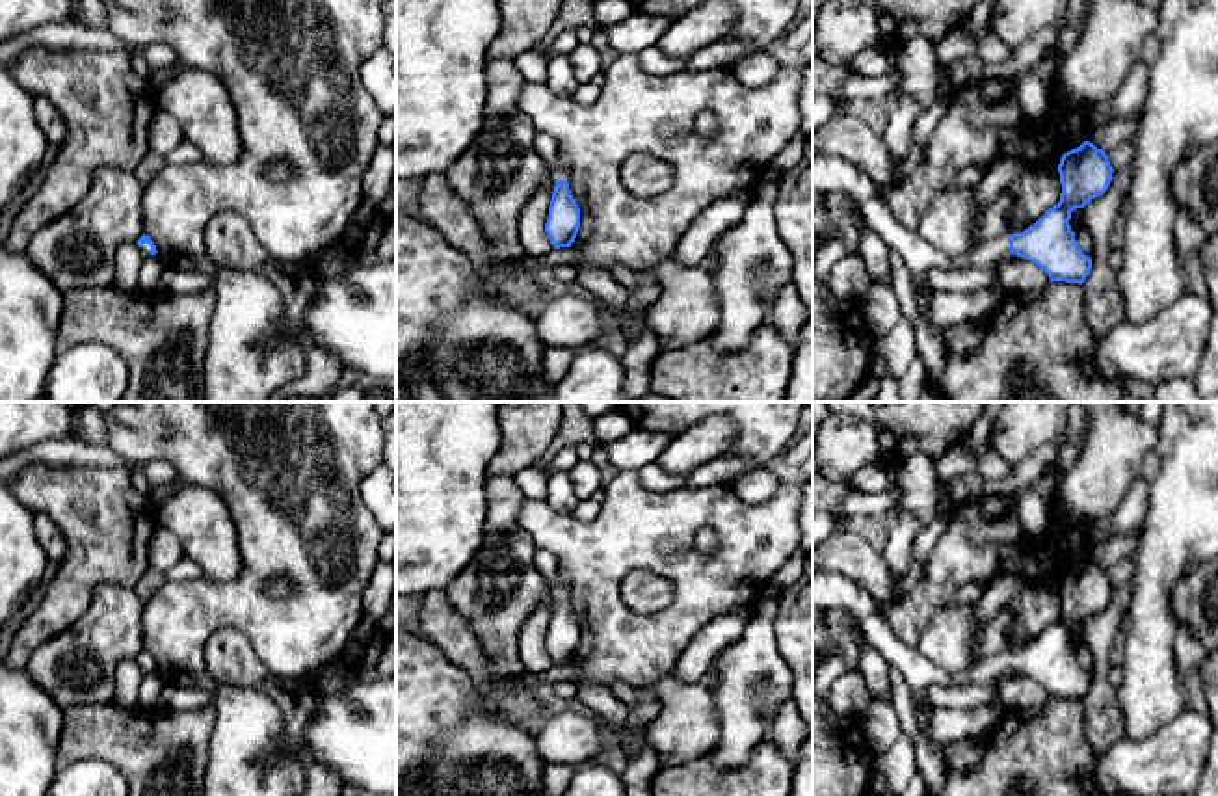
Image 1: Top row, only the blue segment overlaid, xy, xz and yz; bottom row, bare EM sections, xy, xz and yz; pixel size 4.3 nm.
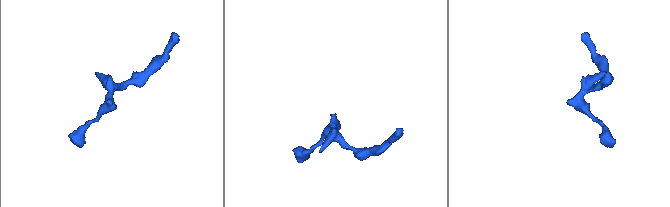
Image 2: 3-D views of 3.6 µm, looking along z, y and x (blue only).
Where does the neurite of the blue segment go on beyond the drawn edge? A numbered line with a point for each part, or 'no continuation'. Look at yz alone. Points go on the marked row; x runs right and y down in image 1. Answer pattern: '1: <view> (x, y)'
1: yz (830, 173)

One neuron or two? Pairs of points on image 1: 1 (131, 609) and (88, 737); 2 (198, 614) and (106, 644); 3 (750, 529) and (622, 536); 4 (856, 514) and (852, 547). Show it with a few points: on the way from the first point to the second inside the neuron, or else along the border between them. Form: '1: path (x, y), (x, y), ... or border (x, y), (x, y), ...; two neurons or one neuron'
1: border (110, 700), (69, 705), (64, 711); two neurons
2: border (145, 603), (142, 650); two neurons
3: path (718, 517), (674, 517), (653, 529); one neuron
4: border (848, 523), (856, 525); two neurons

